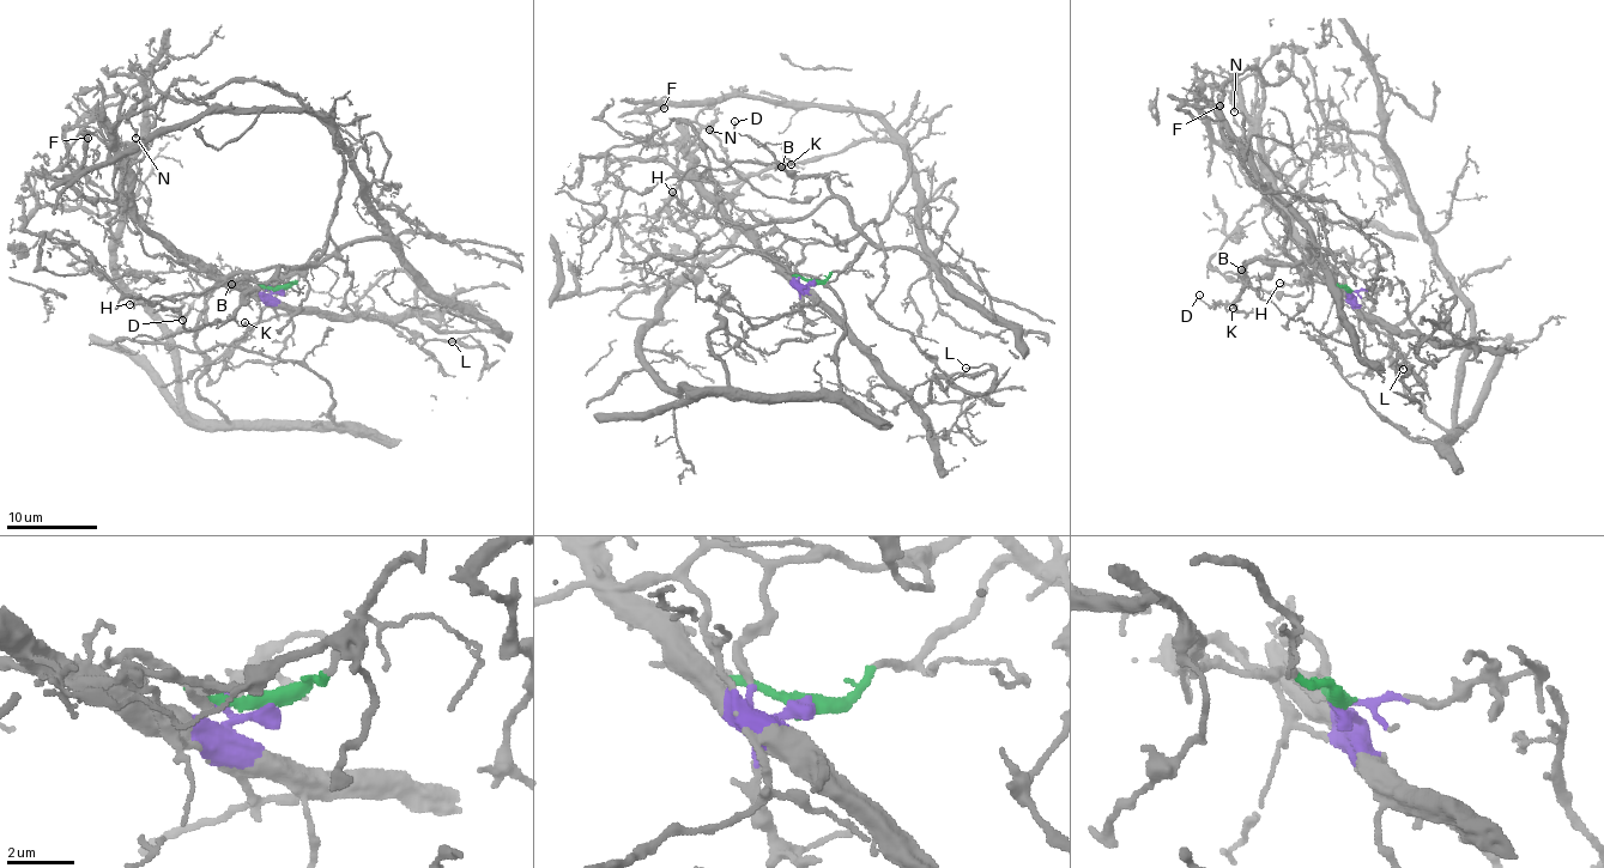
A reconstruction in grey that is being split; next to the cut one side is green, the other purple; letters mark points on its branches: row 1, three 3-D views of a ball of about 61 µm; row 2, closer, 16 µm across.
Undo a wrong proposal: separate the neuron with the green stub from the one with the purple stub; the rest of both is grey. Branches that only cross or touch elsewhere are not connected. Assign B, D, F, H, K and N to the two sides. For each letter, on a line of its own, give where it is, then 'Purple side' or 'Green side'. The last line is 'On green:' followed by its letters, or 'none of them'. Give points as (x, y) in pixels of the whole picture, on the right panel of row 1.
B: Place: (1241, 269). Green side
D: Place: (1199, 295). Green side
F: Place: (1220, 105). Green side
H: Place: (1279, 283). Green side
K: Place: (1233, 308). Green side
N: Place: (1234, 111). Purple side
On green: B, D, F, H, K

